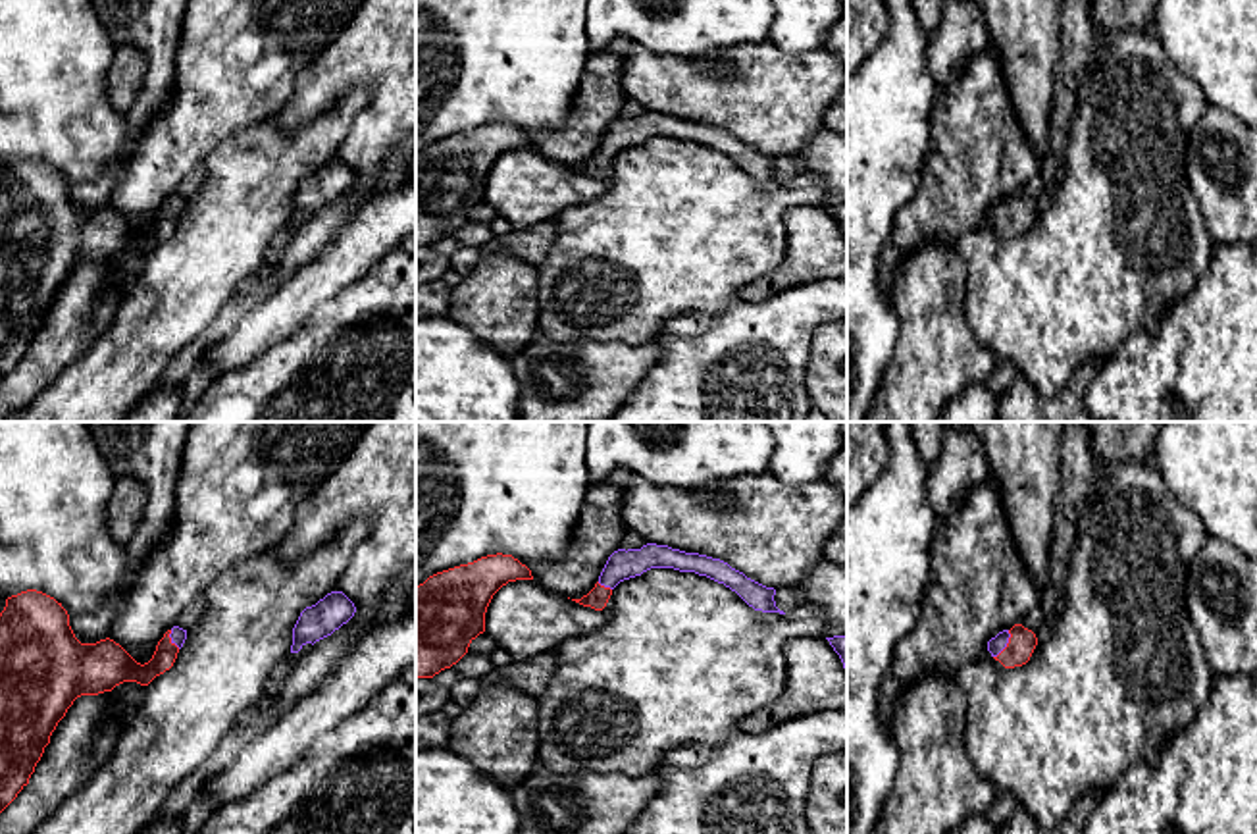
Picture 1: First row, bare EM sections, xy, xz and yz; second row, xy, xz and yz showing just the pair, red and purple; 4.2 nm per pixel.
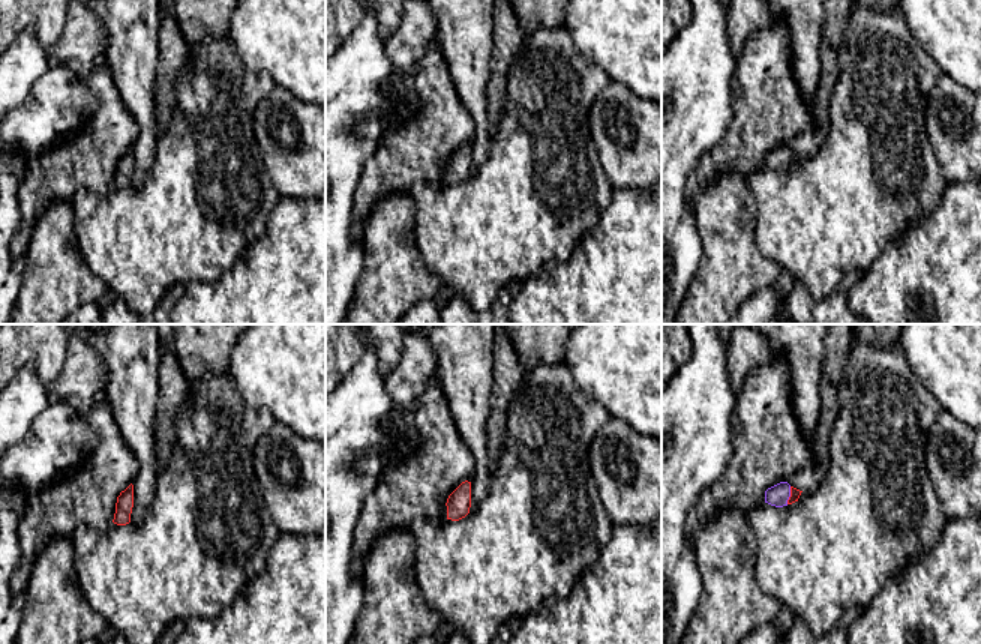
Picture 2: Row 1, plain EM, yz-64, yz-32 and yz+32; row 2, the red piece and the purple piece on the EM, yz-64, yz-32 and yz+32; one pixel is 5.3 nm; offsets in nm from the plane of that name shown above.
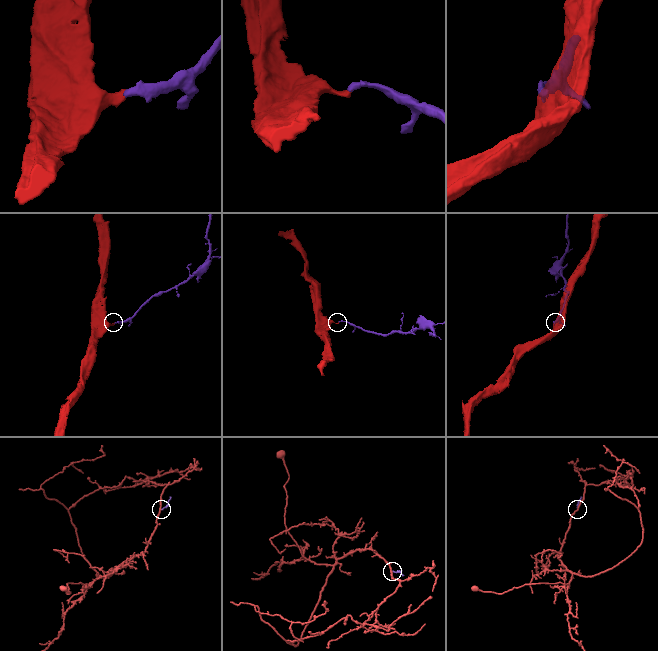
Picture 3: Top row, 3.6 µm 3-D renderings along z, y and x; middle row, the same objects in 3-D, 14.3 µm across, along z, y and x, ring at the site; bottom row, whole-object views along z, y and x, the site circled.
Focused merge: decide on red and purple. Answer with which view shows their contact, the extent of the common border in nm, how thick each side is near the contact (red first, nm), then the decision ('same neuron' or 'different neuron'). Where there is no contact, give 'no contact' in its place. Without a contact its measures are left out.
yz | 140 nm | 120/70 nm | same neuron

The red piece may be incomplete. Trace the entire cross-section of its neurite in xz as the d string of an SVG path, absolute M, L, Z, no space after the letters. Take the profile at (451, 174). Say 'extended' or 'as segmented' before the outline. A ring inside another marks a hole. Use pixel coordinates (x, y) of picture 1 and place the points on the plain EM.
as segmented; M487 123L429 144L416 156L416 248L456 233L485 200L493 164L516 148L533 148L512 123Z

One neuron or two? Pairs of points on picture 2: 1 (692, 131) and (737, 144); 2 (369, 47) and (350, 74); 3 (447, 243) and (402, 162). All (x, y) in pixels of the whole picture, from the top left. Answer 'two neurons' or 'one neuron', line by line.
1: two neurons
2: one neuron
3: two neurons

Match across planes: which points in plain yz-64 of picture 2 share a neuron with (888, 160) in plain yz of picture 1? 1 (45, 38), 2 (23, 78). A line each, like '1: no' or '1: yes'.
1: no
2: yes

